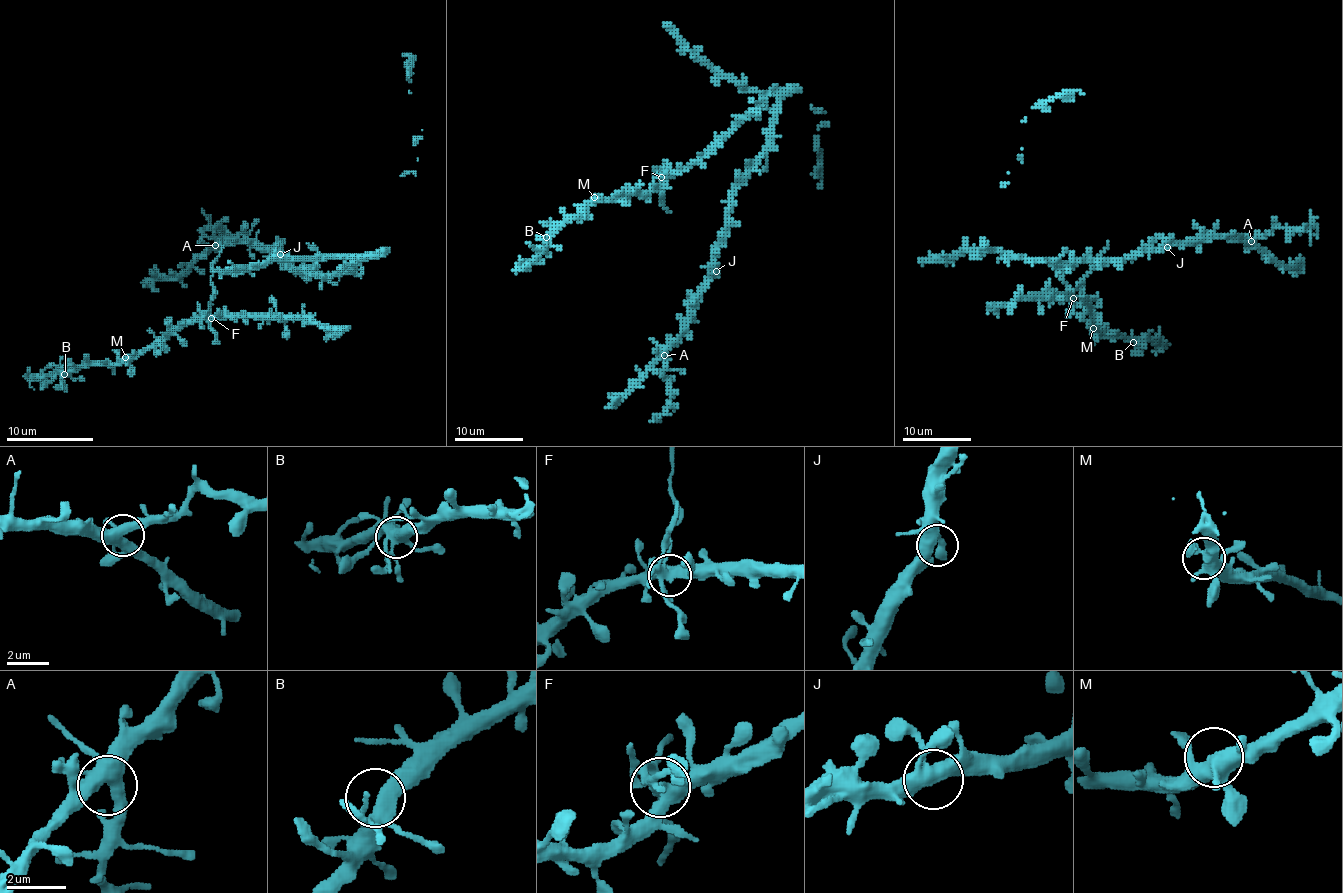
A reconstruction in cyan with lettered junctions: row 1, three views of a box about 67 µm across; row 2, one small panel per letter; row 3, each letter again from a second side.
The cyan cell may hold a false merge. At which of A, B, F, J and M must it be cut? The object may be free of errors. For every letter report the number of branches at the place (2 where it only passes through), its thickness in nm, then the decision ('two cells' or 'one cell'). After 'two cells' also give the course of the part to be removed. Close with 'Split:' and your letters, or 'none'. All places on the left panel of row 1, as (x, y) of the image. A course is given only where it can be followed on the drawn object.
A: 5 branches meet; 460 nm thick; one cell
B: 5 branches meet; 420 nm thick; one cell
F: 6 branches meet; 400 nm thick; two cells; foreign part runs (211, 317), (213, 263), (224, 245)
J: 5 branches meet; 420 nm thick; one cell
M: 4 branches meet; 400 nm thick; one cell
Split: F

